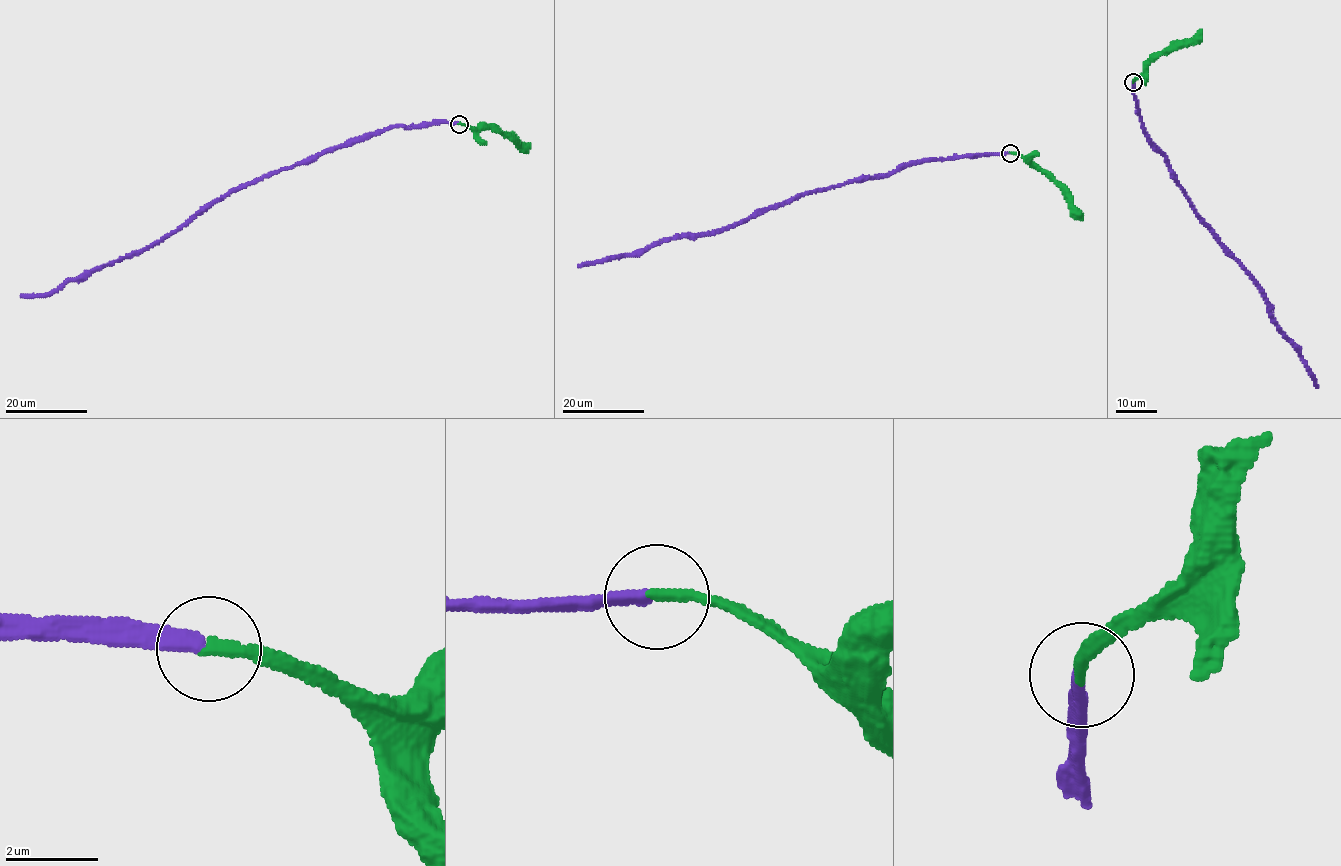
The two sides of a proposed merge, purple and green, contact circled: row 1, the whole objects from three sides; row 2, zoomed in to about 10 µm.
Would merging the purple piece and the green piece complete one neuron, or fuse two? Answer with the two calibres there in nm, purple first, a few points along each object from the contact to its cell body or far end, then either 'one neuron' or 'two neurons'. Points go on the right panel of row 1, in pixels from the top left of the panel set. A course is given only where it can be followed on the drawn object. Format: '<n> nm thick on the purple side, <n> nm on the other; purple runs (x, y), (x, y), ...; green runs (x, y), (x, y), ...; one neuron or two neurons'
320 nm thick on the purple side, 280 nm on the other; purple runs (1133, 82), (1144, 132), (1162, 153), (1198, 218), (1242, 265), (1277, 330), (1297, 350), (1317, 386); green runs (1133, 81), (1147, 63), (1175, 48), (1189, 44), (1202, 29); one neuron

